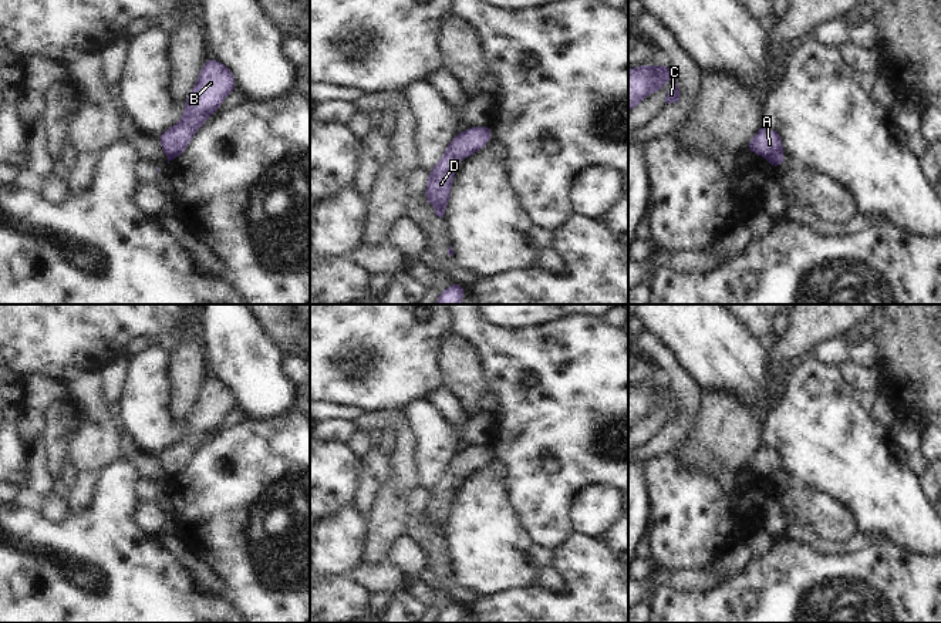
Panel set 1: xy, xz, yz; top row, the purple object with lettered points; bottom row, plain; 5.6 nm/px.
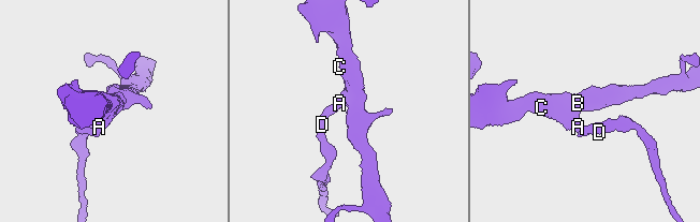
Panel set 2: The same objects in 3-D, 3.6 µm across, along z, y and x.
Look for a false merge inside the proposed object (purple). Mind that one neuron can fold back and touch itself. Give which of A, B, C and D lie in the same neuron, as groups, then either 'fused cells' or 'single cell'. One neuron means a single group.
A B C / D; fused cells

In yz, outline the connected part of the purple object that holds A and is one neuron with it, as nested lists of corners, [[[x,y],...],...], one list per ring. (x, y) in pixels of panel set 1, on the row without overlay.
[[[759,445],[755,457],[745,464],[746,469],[752,469],[765,475],[768,479],[783,475],[783,462],[780,454],[773,447]]]

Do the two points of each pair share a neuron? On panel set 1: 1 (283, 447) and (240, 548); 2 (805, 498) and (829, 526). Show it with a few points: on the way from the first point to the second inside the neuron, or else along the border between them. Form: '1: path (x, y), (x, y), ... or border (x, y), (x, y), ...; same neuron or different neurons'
1: path (283, 472), (280, 477), (280, 508), (266, 522); same neuron
2: path (812, 505), (826, 519); same neuron

